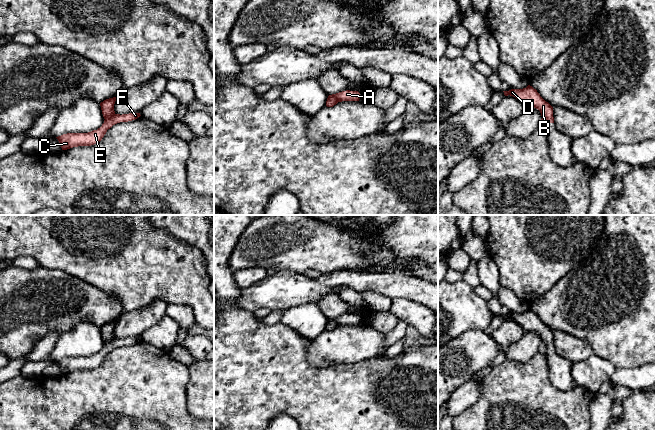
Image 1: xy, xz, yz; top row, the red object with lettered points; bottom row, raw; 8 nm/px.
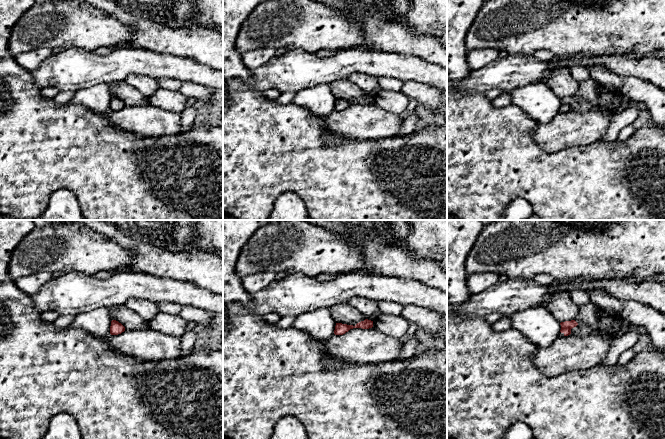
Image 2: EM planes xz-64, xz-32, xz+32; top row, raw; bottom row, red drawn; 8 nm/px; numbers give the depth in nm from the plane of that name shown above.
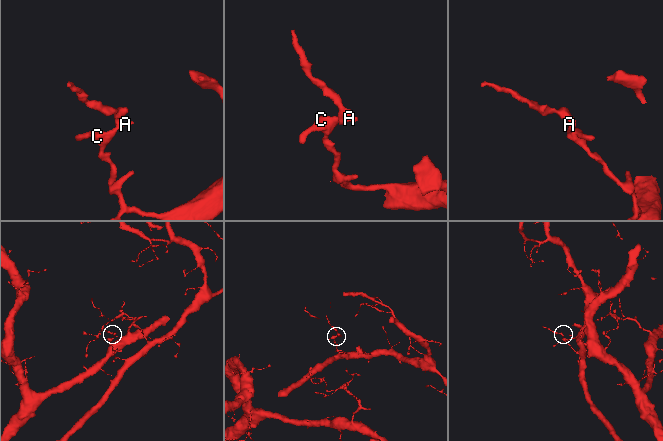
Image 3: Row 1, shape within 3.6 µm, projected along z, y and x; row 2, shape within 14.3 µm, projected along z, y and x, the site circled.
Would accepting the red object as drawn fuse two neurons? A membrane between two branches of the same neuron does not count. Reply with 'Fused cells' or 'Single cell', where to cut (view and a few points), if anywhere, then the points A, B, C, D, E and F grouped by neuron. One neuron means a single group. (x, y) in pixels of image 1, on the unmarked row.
Fused cells. Split along xz (329, 319), (332, 319), (339, 325). Groups: A C E F / B D

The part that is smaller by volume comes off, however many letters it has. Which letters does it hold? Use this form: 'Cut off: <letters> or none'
Cut off: B, D

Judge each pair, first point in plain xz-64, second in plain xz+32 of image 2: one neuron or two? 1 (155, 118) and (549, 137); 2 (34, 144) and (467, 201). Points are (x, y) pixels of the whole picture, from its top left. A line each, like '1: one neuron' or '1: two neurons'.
1: one neuron
2: one neuron

